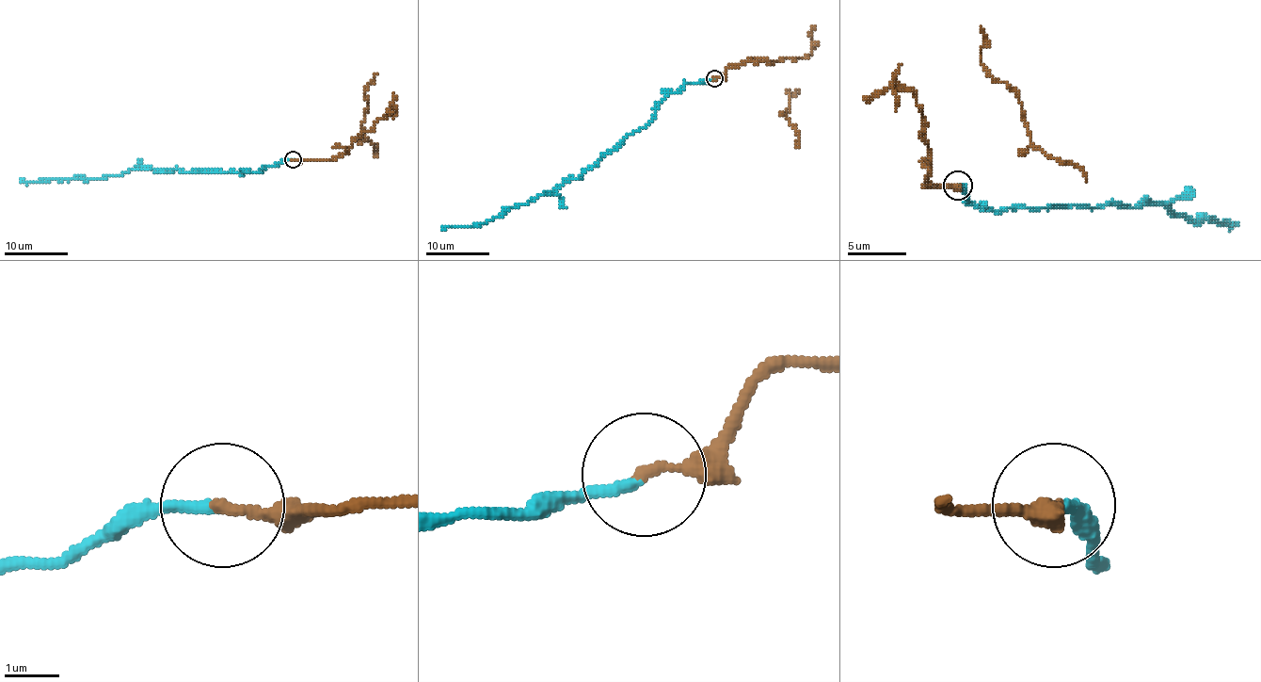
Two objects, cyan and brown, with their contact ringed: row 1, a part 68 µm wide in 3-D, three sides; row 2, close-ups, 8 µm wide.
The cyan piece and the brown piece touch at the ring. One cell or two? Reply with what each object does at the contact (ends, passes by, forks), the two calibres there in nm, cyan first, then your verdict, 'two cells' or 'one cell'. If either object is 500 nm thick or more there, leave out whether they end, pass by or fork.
cyan ends | brown ends | 200/200 nm | two cells

